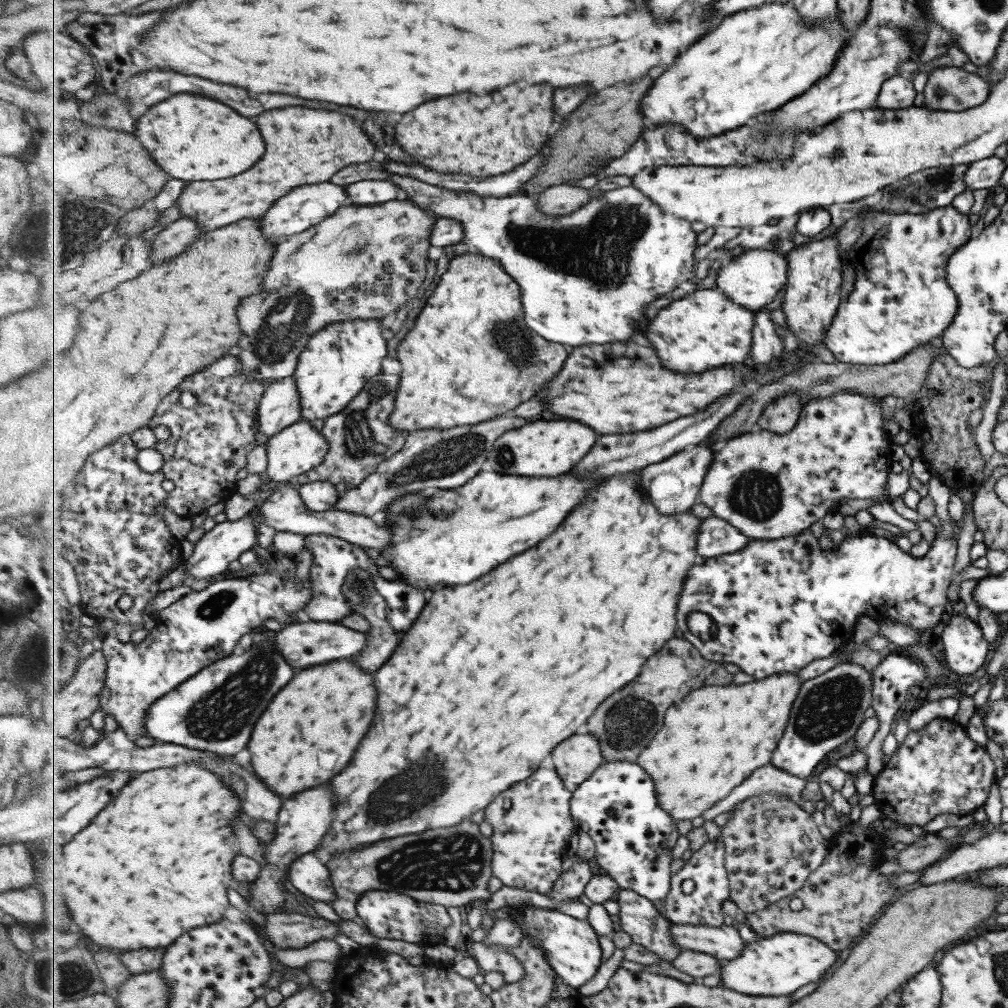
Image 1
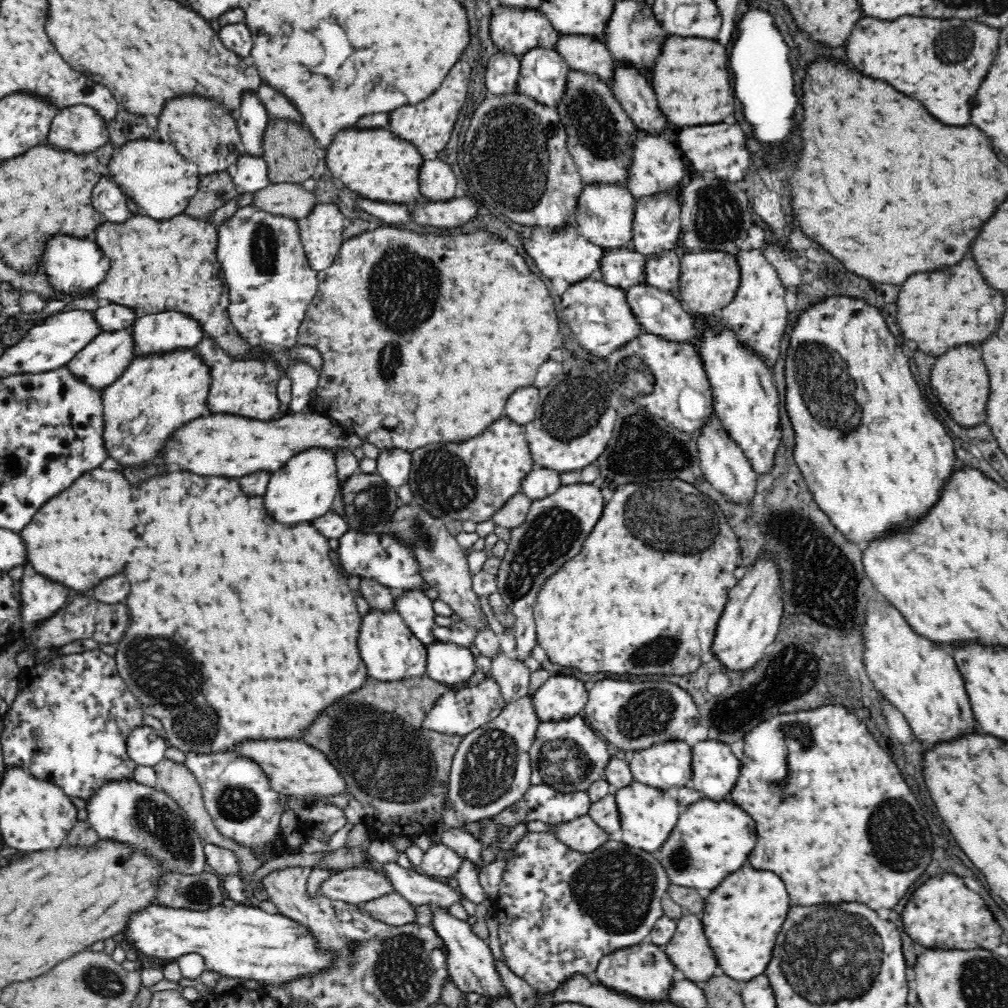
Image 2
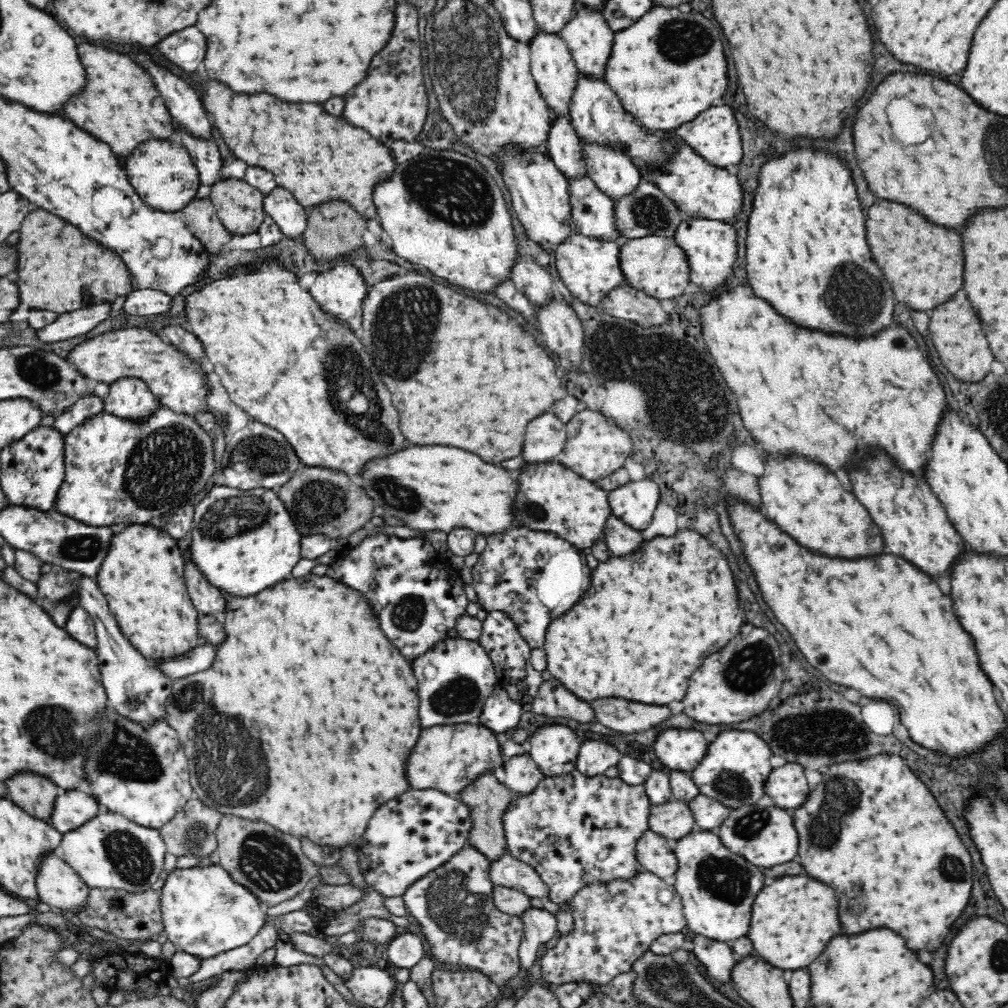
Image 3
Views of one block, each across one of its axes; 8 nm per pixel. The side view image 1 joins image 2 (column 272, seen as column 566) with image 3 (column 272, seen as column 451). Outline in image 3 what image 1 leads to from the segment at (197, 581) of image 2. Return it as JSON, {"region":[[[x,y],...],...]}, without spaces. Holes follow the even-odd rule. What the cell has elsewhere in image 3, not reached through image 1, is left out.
{"region":[[[308,573],[302,577],[302,580],[288,580],[270,590],[264,590],[254,598],[246,600],[228,598],[226,618],[228,618],[226,626],[230,636],[222,644],[216,664],[206,672],[196,672],[180,678],[173,684],[172,695],[168,698],[168,713],[170,713],[168,724],[177,731],[183,750],[189,759],[194,798],[200,799],[222,814],[260,820],[284,834],[309,840],[316,846],[341,849],[360,845],[370,820],[376,814],[378,802],[380,806],[384,806],[411,789],[406,776],[406,766],[422,734],[422,722],[418,718],[419,683],[414,676],[413,663],[405,657],[402,658],[400,651],[382,633],[365,598],[354,593],[354,590],[346,589],[346,586],[329,580],[327,576],[320,577]]]}

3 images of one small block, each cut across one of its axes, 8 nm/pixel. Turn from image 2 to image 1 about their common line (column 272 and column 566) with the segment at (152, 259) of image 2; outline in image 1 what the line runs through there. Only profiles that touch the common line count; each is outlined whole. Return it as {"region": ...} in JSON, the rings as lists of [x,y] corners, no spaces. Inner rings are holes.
{"region":[[[475,251],[456,257],[438,288],[418,317],[418,324],[398,347],[398,360],[403,366],[398,408],[391,424],[410,433],[424,429],[450,430],[458,426],[474,426],[505,417],[520,404],[532,400],[545,385],[552,382],[567,365],[568,350],[532,332],[528,326],[521,284],[508,274],[496,258]]]}

